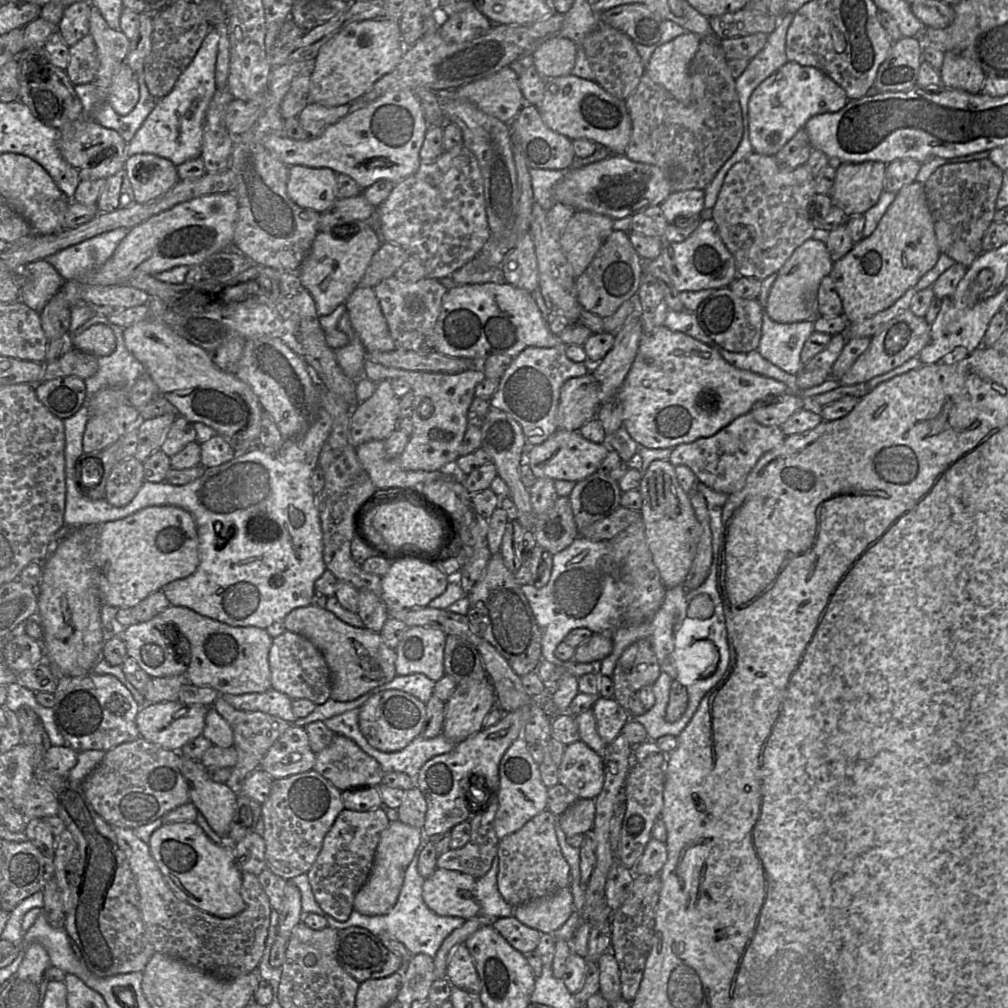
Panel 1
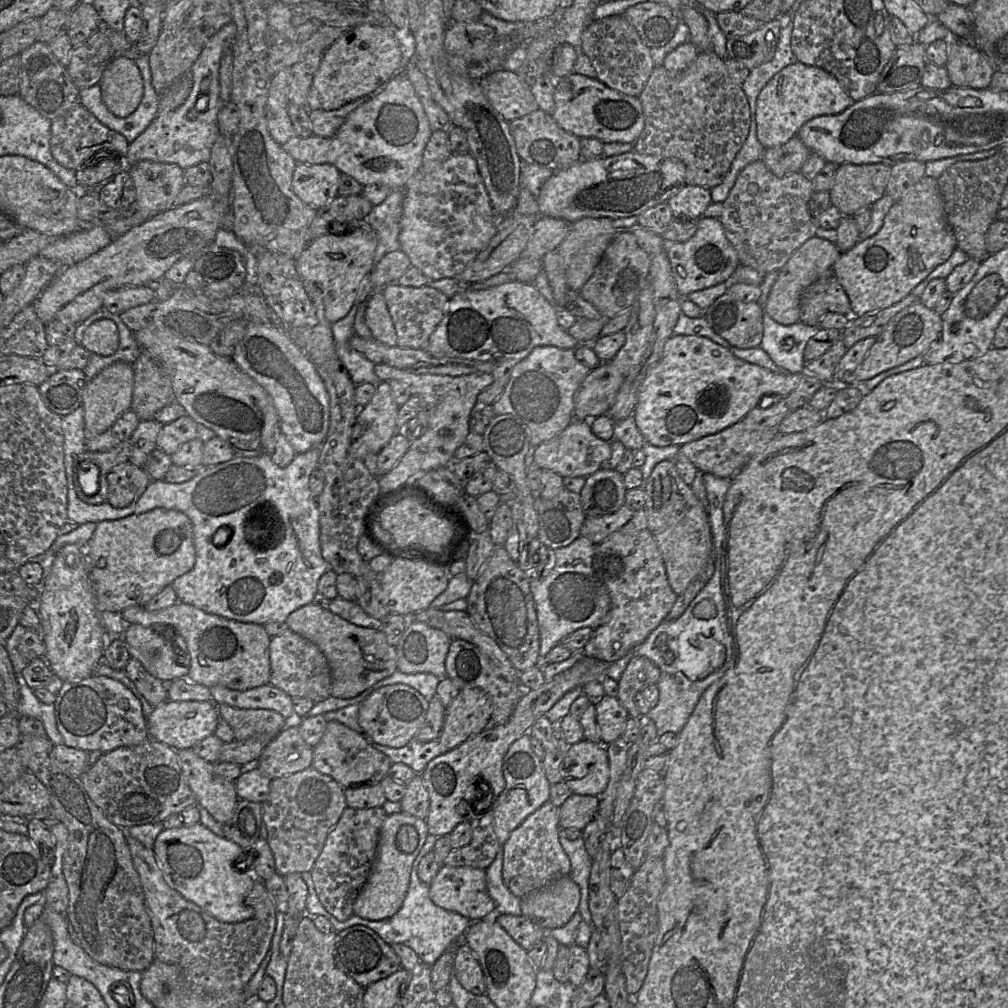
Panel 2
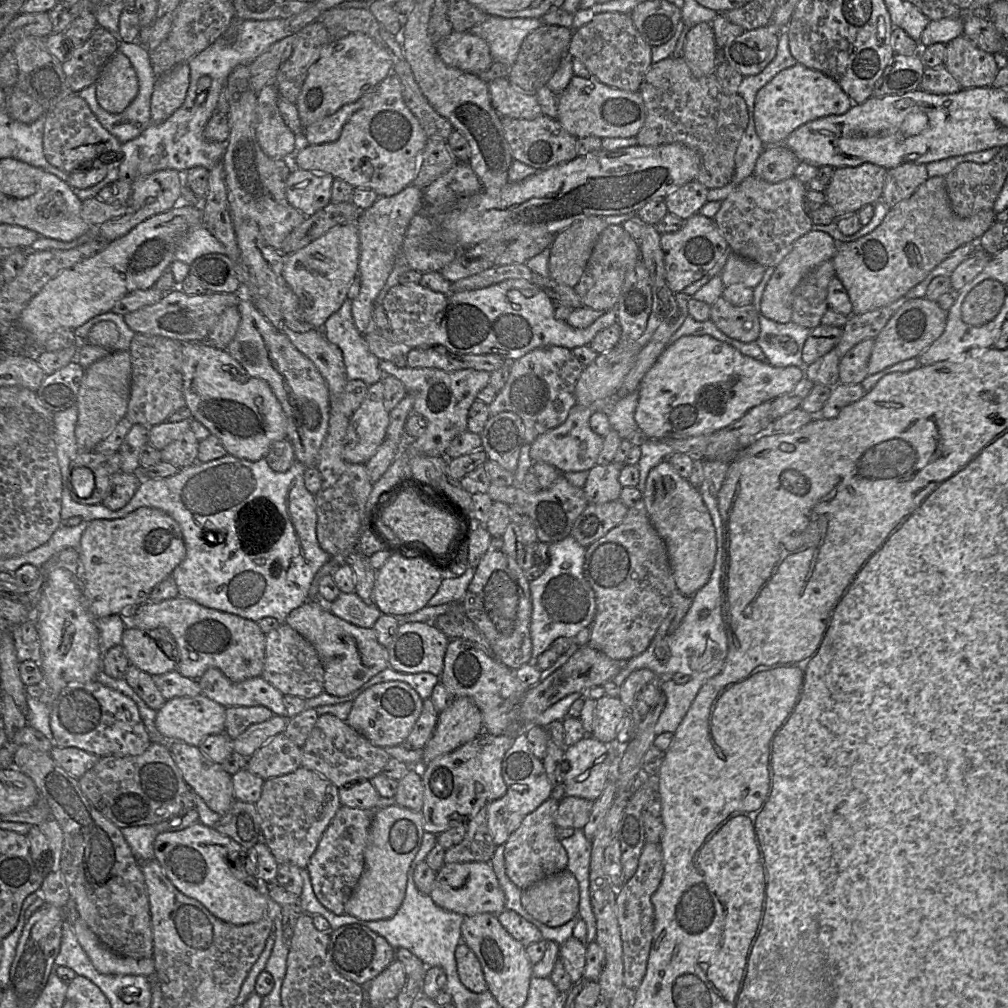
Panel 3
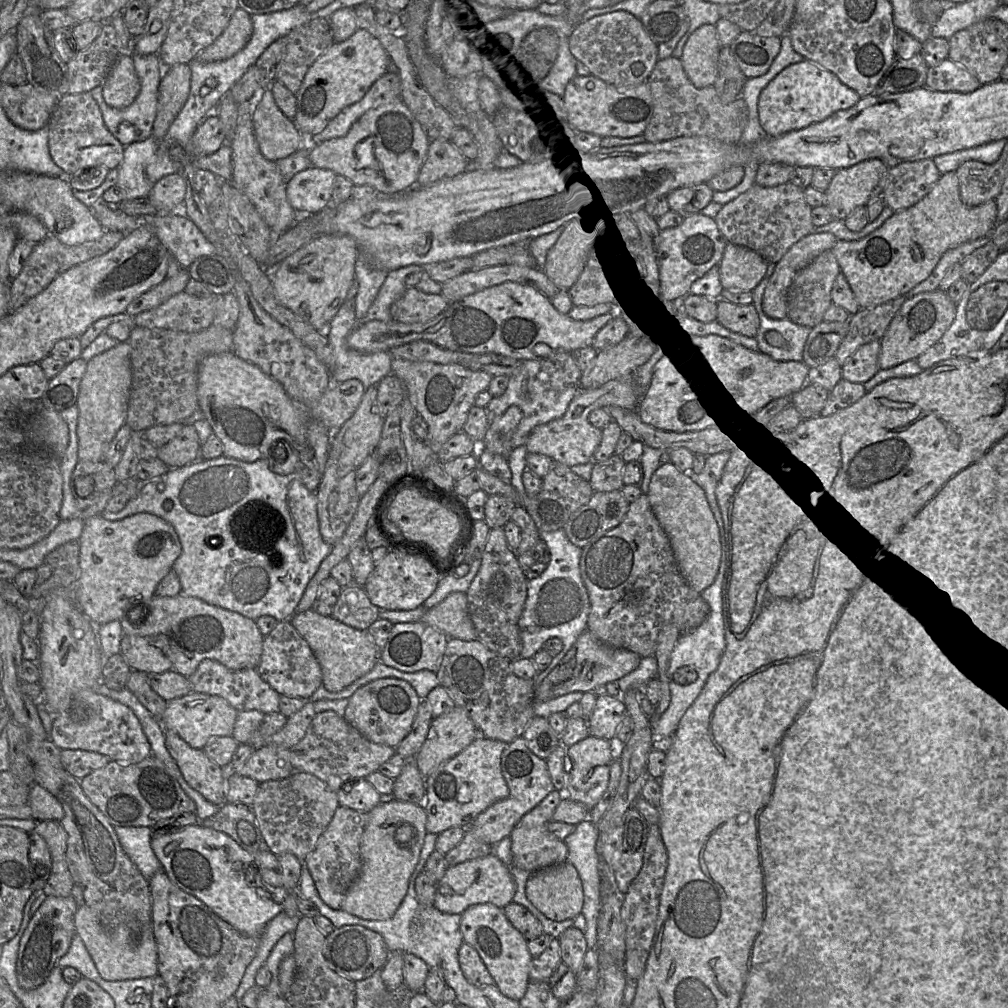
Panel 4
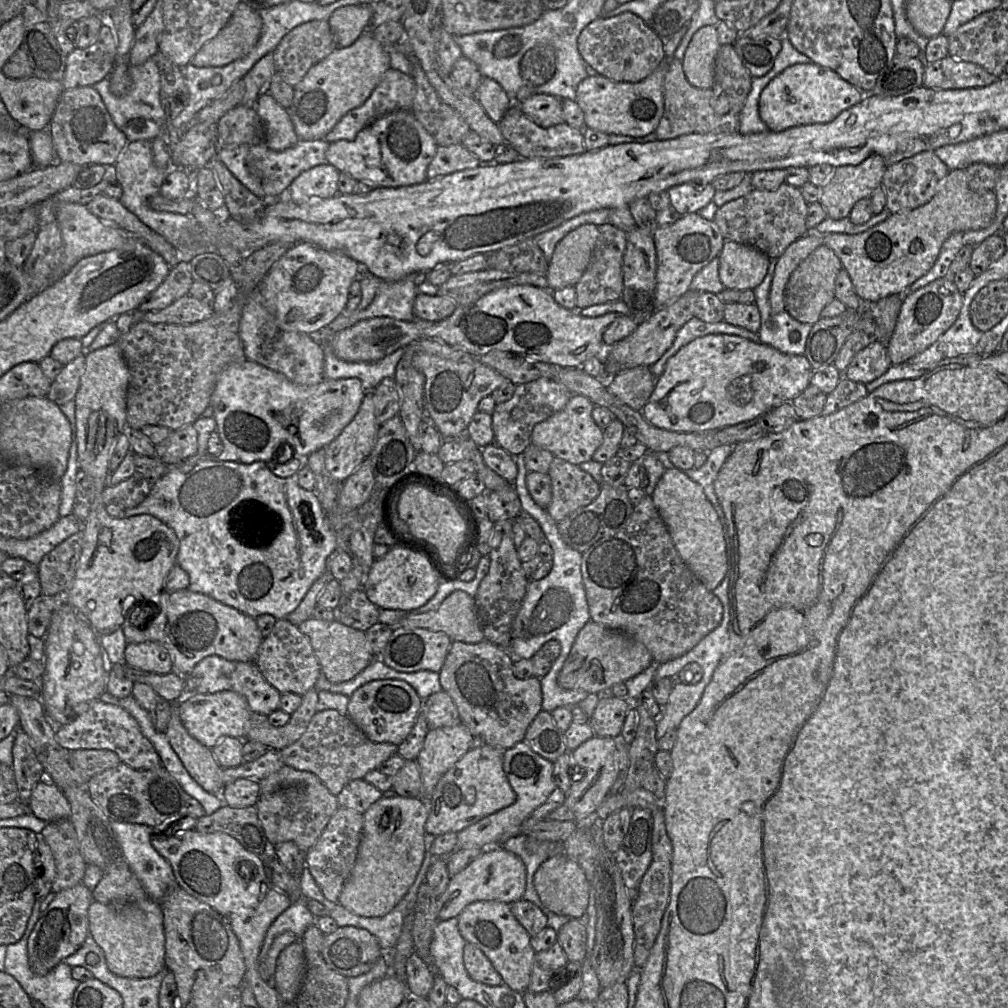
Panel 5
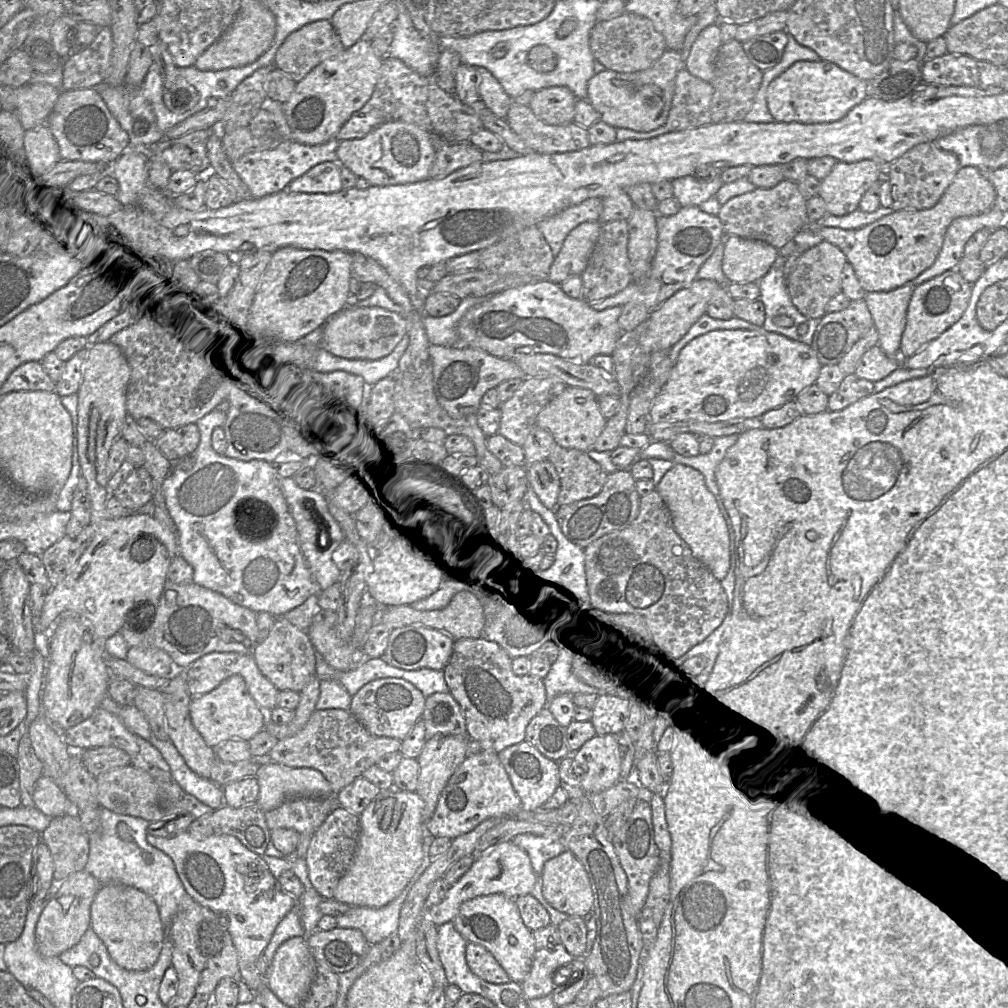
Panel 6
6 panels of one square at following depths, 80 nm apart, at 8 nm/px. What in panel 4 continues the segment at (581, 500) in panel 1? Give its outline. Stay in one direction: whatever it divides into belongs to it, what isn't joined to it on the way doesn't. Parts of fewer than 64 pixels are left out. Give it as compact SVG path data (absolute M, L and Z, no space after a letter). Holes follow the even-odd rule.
M613 455L604 462L595 462L590 479L593 491L621 490L624 487L623 470L625 465L626 462L618 455Z

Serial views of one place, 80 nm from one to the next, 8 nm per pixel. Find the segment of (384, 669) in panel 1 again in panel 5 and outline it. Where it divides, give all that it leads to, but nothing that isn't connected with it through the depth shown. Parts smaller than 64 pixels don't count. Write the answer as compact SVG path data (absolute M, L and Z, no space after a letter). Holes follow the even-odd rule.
M314 617L302 622L297 627L309 638L321 671L331 683L351 680L374 659L369 651L369 644L364 631L356 630L335 620L318 620Z

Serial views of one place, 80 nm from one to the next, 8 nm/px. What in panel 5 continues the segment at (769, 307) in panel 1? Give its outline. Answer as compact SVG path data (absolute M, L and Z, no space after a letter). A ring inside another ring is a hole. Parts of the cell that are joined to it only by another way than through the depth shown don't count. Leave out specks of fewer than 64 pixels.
M807 232L778 258L769 292L771 315L785 310L785 287L790 275L810 253L824 244L825 235L828 234Z

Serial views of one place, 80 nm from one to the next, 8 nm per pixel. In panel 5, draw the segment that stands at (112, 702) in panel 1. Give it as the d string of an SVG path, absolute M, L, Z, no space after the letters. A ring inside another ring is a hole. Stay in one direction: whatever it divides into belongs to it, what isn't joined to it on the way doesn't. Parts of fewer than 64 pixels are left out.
M100 699L91 702L71 723L56 731L57 743L70 751L106 749L115 752L122 763L136 770L152 770L162 766L153 744L143 735L137 721L123 708Z

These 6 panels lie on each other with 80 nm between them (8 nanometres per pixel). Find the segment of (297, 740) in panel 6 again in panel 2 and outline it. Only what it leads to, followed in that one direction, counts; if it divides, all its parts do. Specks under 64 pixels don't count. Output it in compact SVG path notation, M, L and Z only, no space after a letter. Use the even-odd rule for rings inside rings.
M337 721L326 722L322 738L312 749L311 767L332 778L342 788L354 789L357 782L380 783L392 764L389 758L371 746L371 740Z

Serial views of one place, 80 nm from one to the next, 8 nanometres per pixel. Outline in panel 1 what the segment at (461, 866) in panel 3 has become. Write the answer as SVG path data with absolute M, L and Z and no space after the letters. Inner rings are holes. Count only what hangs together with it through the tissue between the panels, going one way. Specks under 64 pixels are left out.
M437 868L425 879L422 897L430 910L440 916L470 919L481 914L473 895L477 879L455 870Z

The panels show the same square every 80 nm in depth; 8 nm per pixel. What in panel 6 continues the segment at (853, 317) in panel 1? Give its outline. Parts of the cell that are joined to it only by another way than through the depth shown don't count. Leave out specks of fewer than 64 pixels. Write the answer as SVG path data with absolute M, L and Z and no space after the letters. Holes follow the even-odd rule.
M961 167L940 200L929 209L893 211L859 229L809 223L807 231L819 235L844 253L866 292L891 291L911 282L934 263L946 230L954 219L984 214L993 207L995 200L996 191L986 172L976 167Z

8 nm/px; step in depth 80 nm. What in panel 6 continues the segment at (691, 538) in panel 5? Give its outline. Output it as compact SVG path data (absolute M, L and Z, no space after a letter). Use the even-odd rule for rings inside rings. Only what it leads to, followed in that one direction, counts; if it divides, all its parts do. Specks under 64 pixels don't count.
M674 463L660 480L656 490L670 511L677 534L714 577L723 580L730 569L729 534L725 519L714 495L707 488L703 475L690 466Z

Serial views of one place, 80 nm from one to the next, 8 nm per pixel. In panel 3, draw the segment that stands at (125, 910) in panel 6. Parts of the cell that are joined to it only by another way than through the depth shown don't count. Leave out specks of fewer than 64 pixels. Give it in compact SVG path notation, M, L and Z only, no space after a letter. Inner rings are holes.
M80 917L74 922L73 931L98 972L105 975L154 977L156 970L153 957L135 959L113 952L101 943Z

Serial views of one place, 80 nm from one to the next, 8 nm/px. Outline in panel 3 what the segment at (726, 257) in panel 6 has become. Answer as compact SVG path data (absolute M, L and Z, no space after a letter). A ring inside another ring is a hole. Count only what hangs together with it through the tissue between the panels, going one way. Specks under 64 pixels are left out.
M733 252L720 273L724 286L744 285L754 288L762 280L766 267Z

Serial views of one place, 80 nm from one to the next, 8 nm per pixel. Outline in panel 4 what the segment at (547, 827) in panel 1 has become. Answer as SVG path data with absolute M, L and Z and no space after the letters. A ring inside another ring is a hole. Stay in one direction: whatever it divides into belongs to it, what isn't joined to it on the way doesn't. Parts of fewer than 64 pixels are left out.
M557 790L551 792L534 809L525 814L511 832L509 837L513 864L517 868L533 873L539 869L567 861L568 848L566 844L547 829L547 825L552 821L555 809L563 797L562 792Z

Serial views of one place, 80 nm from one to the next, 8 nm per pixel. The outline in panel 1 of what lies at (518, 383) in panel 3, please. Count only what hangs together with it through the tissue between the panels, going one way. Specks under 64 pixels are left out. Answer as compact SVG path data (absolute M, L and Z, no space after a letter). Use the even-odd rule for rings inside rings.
M566 344L552 348L528 347L517 355L500 379L498 390L490 399L493 409L503 411L522 427L525 440L536 446L542 444L557 430L556 415L563 384L570 378L591 372L589 362L576 363L565 353Z

